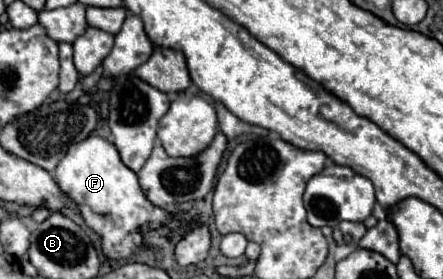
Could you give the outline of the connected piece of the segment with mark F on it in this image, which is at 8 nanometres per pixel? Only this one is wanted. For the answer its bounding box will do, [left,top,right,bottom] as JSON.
[55,135,167,259]

